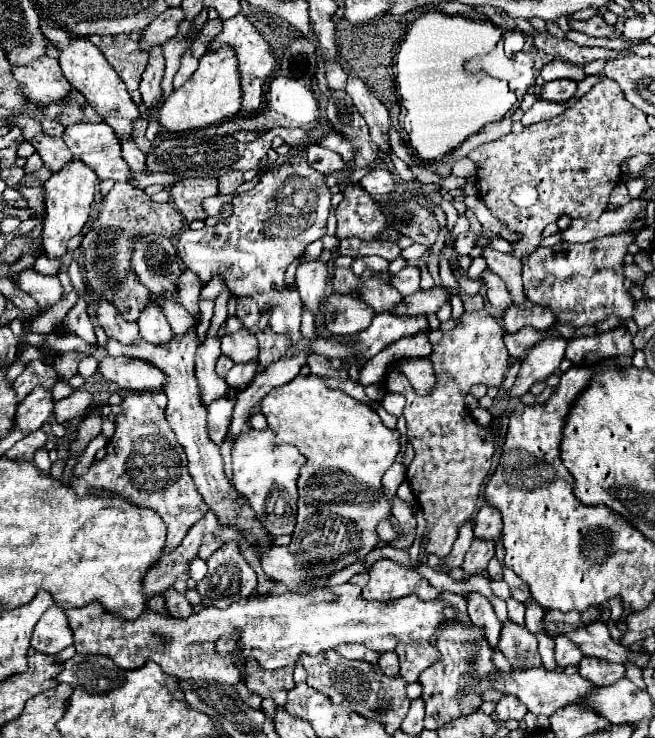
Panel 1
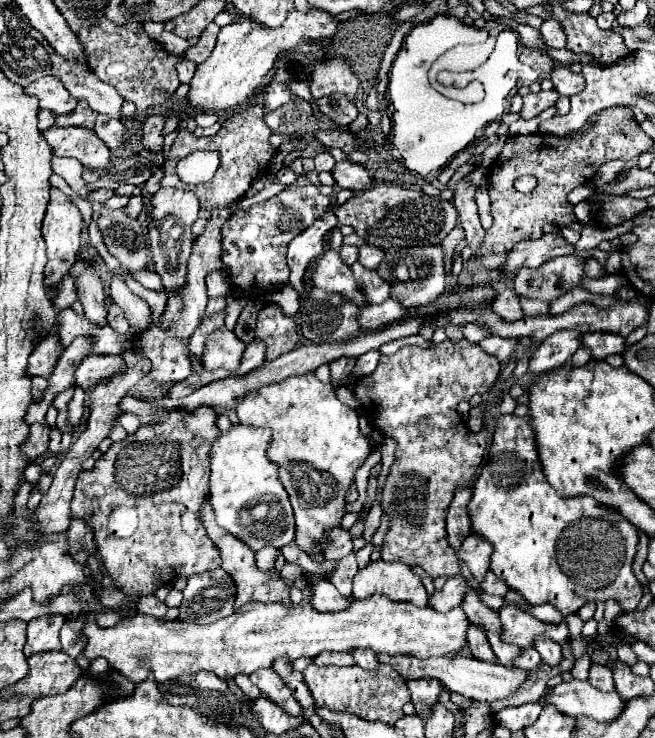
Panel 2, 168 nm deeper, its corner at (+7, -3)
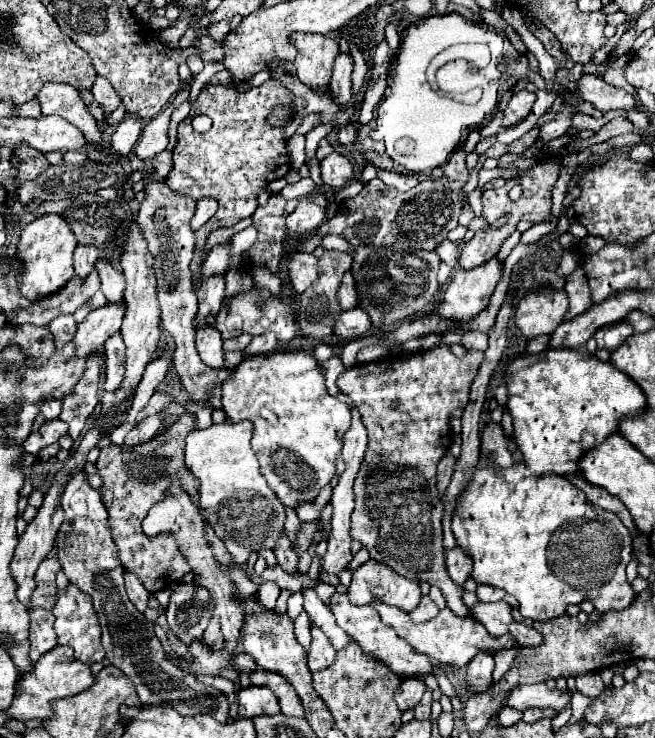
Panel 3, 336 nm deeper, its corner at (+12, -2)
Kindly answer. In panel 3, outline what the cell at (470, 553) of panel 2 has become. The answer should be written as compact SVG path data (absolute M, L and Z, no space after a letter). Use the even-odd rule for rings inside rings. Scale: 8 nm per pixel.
M454 547L454 549L446 551L446 569L448 569L448 575L454 579L454 583L464 585L464 581L470 575L472 561L468 559L468 555L464 555L460 551L460 547Z

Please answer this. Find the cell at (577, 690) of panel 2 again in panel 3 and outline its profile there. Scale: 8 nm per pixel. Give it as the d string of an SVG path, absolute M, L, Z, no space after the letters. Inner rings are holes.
M544 683L538 685L520 685L510 691L502 707L512 707L518 711L526 711L530 707L552 707L556 711L564 709L570 703L570 693L558 695L558 691L550 691Z

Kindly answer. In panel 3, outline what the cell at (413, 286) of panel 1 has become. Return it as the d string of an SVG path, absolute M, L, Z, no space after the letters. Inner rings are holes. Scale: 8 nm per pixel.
M350 271L344 273L342 283L338 287L338 305L342 311L350 311L356 307L356 285Z

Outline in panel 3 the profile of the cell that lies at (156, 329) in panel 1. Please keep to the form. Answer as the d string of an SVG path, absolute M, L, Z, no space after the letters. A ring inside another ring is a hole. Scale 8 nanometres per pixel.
M98 259L94 267L100 275L102 293L106 299L110 303L120 303L124 297L124 275L120 275L120 271L116 271L108 259Z

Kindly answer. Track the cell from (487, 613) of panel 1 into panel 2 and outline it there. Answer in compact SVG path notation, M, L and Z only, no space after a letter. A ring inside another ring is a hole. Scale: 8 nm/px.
M471 624L467 630L467 644L475 658L485 662L497 662L493 656L493 650L489 648L489 642L485 640L485 630L479 624Z

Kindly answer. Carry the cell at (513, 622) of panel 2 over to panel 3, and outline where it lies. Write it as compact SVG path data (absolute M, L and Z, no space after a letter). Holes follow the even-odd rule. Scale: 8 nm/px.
M496 601L496 603L476 603L468 607L468 615L482 623L490 635L506 635L508 633L508 623L512 623L510 615L512 607L506 601Z

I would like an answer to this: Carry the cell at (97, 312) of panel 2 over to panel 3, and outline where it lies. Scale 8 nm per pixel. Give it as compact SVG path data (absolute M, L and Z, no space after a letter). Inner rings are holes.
M78 245L74 251L74 271L78 277L88 275L94 269L94 263L98 259L98 251L92 245Z

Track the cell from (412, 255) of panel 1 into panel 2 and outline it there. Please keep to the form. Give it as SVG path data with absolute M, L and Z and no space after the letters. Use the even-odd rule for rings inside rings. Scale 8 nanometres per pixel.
M361 246L359 248L359 258L357 258L365 268L375 268L379 266L379 262L385 260L385 250L383 248L377 248L377 246Z

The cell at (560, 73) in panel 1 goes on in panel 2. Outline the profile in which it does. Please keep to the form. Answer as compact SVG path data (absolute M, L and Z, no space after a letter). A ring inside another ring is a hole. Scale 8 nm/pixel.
M559 64L551 70L551 82L561 96L573 96L581 92L581 88L585 88L585 80L581 74L575 74L567 66L559 66Z

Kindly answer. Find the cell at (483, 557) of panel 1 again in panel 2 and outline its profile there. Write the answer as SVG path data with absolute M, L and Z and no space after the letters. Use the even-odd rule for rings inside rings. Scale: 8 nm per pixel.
M451 576L445 582L445 586L429 598L429 606L435 608L437 612L449 612L451 608L457 608L463 604L467 590L469 590L469 584L465 576Z

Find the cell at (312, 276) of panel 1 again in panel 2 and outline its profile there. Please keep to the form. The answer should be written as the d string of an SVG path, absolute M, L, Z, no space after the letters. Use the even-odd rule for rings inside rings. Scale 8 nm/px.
M325 212L325 216L317 224L313 224L313 228L307 228L289 242L289 250L287 250L287 266L291 270L289 284L295 288L297 294L303 294L307 290L305 286L307 268L315 260L315 256L323 254L321 238L325 232L329 232L335 226L337 226L335 214Z

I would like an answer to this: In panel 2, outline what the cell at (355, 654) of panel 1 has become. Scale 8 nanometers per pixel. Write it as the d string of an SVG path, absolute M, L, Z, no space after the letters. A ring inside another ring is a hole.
M321 652L321 656L315 658L315 664L321 666L351 666L355 664L351 654L343 654L343 652Z

